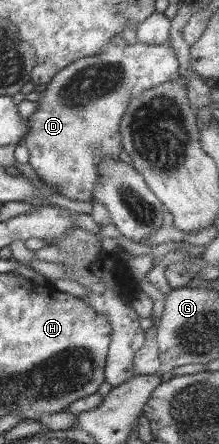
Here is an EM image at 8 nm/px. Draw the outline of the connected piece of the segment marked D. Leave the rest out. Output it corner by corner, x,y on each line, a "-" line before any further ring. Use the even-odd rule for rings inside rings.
115,35
97,54
76,59
61,69
54,75
50,84
47,84
45,91
33,96
38,101
39,108
29,116
29,132
23,141
30,150
31,167
40,179
49,187
53,187
59,195
73,201
92,201
93,189
99,177
99,161
105,157
117,159
119,153
124,150
119,123
127,109
127,103
149,89
179,80
179,66
176,53
170,44
144,44
138,41
130,45
122,35

